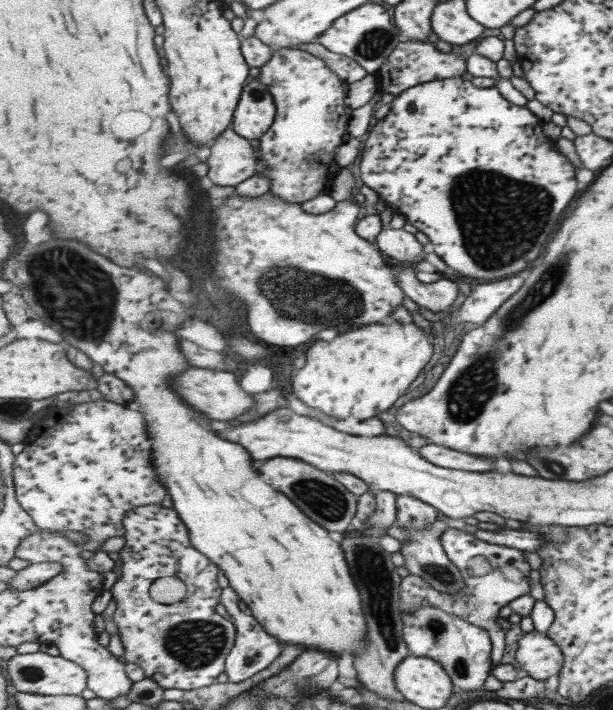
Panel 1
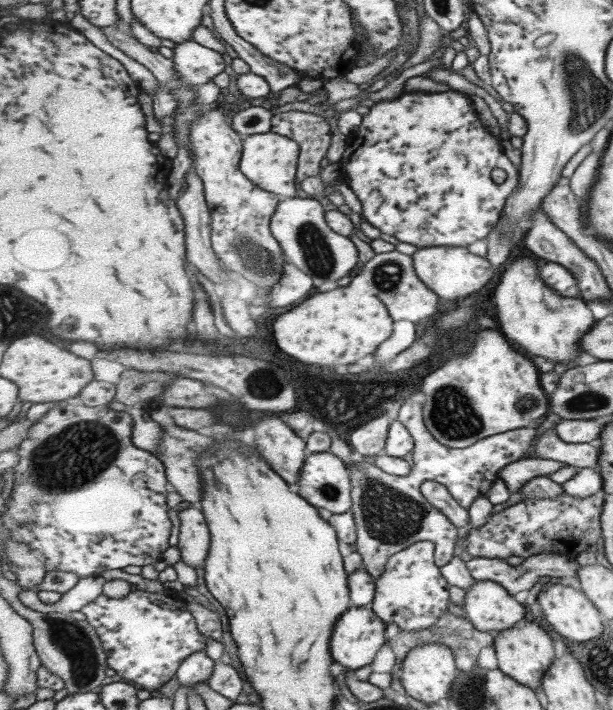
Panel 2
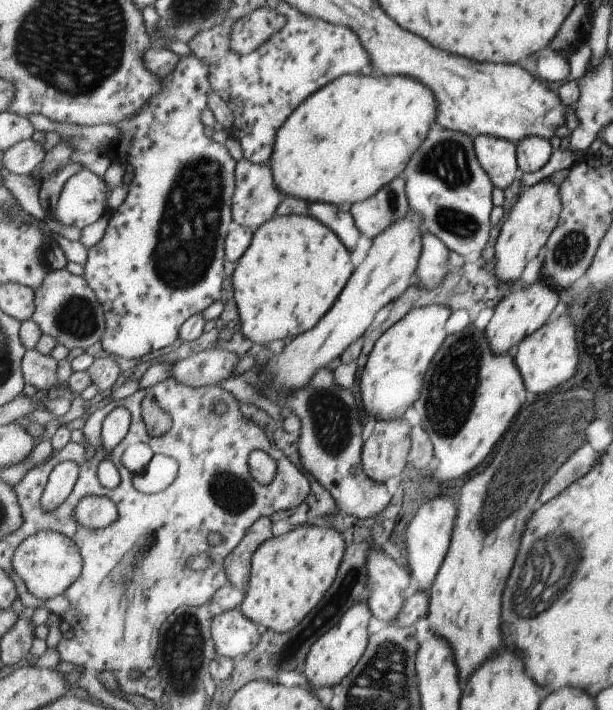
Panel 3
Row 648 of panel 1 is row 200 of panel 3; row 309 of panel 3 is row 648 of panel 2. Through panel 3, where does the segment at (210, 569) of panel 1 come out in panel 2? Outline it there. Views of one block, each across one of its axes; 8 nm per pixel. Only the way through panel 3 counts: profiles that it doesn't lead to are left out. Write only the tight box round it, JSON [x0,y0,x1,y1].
[82,589,207,690]

